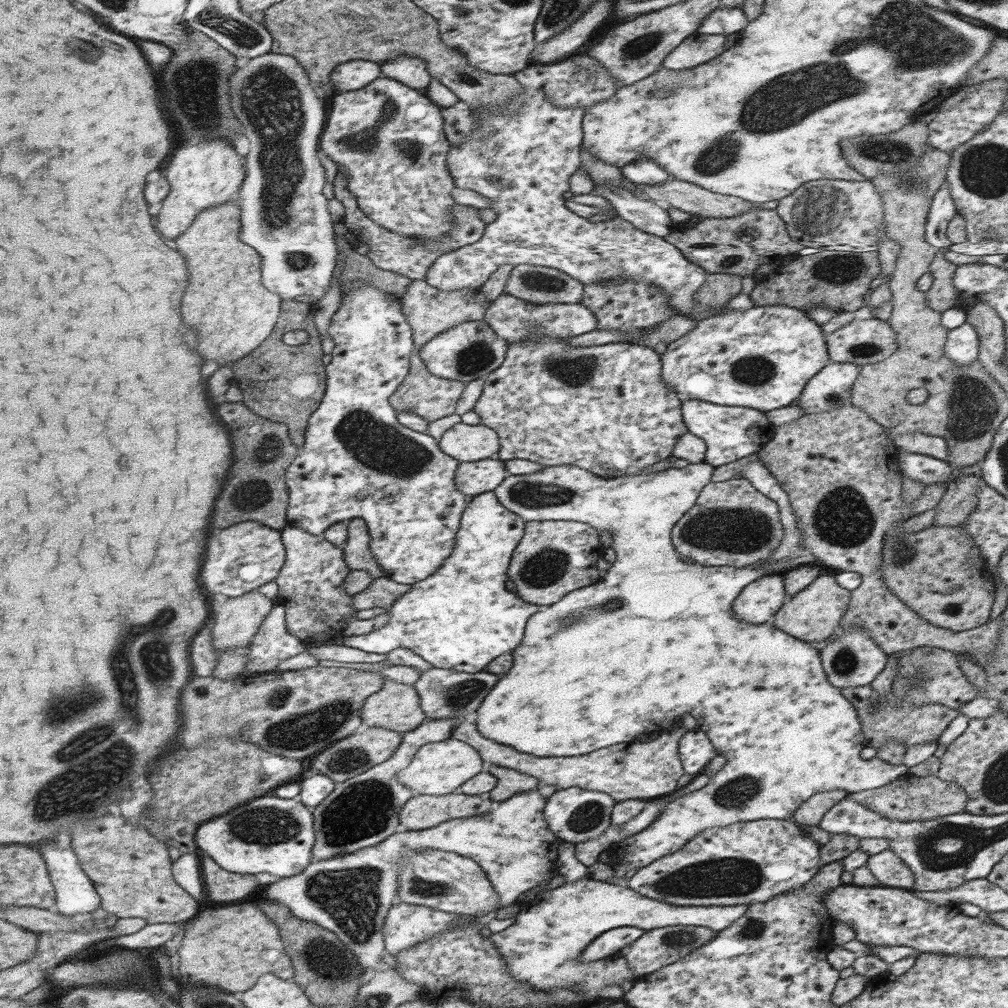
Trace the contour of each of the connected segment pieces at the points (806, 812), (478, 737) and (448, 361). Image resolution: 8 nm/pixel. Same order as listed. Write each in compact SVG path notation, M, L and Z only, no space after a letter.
M827 790L827 792L817 792L809 796L805 802L801 802L792 816L796 824L818 825L821 818L837 801L846 796L845 790Z
M472 717L461 719L452 728L450 737L466 742L473 748L477 746L477 752L481 750L481 756L485 756L485 762L531 775L542 785L549 784L557 789L581 787L585 790L603 791L610 794L616 803L637 798L657 799L675 790L675 780L681 778L684 771L681 770L682 762L679 762L679 740L683 733L685 732L679 726L675 729L661 730L649 742L620 743L605 747L603 750L597 749L593 754L559 758L535 758L529 754L521 754L509 746L487 740L478 731Z
M481 319L462 322L444 330L420 348L420 357L435 376L465 384L471 379L483 379L495 370L503 362L507 345L506 340L497 336Z

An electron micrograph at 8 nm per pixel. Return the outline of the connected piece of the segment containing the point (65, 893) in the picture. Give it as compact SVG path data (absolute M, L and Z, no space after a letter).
M56 839L48 840L44 844L35 846L37 850L44 854L45 860L48 862L48 869L51 874L53 884L56 886L57 905L56 911L65 916L88 916L91 913L102 908L101 896L96 890L94 882L89 878L80 863L79 855L73 850L61 849L57 846Z

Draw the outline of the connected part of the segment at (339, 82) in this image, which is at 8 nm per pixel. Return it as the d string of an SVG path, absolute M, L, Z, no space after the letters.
M355 59L337 65L333 70L332 86L336 93L346 93L352 90L359 90L383 78L381 64L369 59Z

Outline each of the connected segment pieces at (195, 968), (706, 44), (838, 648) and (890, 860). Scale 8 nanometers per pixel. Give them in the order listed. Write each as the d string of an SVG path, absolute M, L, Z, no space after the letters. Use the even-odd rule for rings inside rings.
M241 904L241 906L229 906L219 908L211 912L209 916L197 916L186 922L184 938L181 947L177 951L180 957L179 983L196 986L217 986L227 992L247 992L251 990L263 974L277 974L279 978L291 980L295 976L293 960L281 940L279 928L275 922L267 918L265 912L261 912L253 904Z
M691 34L665 55L660 67L677 71L703 64L725 50L725 39L725 34Z
M859 625L845 629L829 641L819 653L828 681L834 687L846 690L868 685L881 672L881 669L885 668L885 661L888 658L878 644L872 641L870 634Z
M889 848L871 855L864 864L881 887L911 889L914 876L911 869Z

